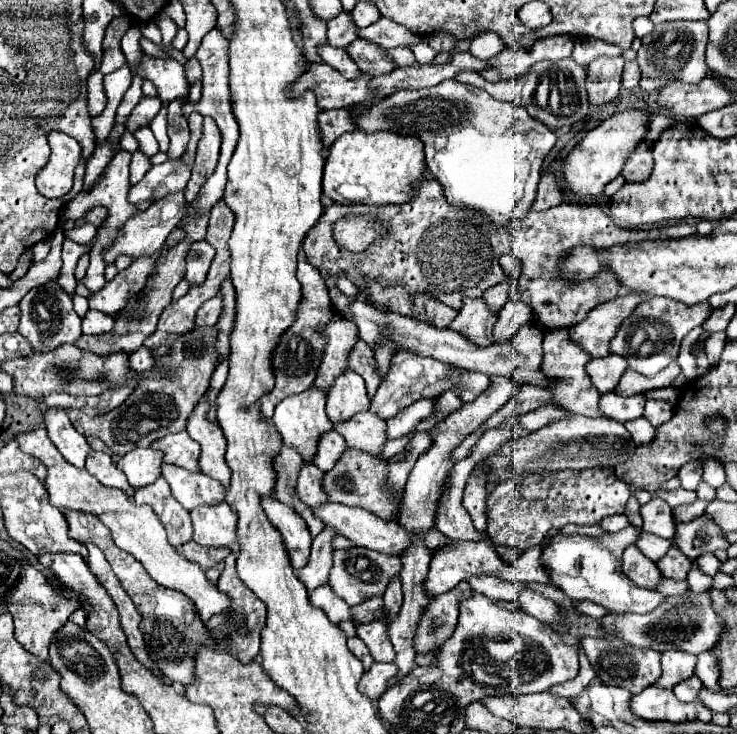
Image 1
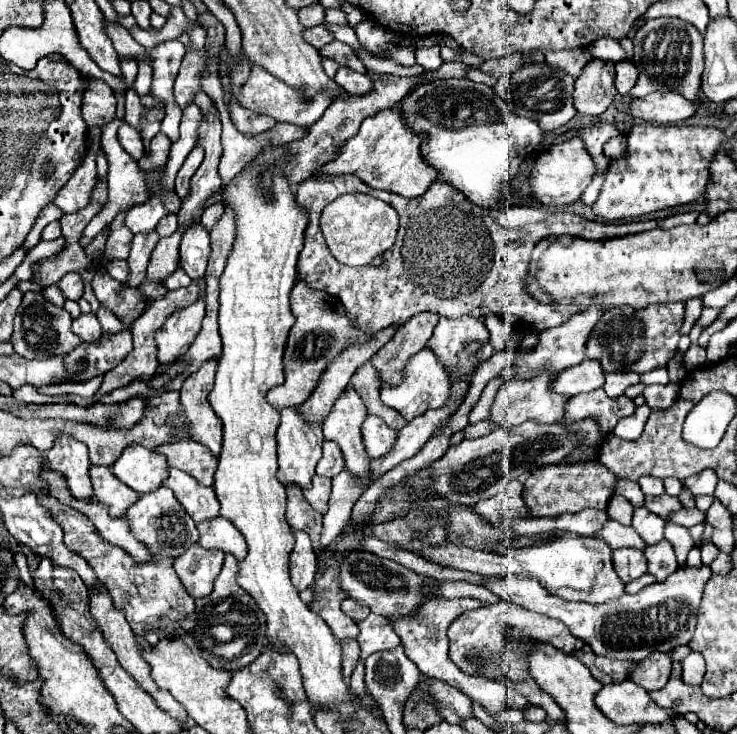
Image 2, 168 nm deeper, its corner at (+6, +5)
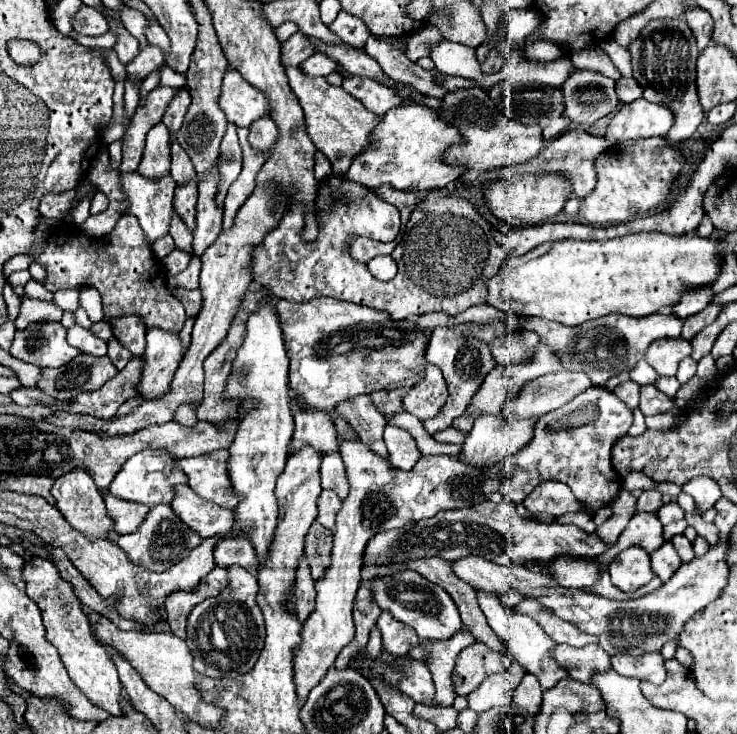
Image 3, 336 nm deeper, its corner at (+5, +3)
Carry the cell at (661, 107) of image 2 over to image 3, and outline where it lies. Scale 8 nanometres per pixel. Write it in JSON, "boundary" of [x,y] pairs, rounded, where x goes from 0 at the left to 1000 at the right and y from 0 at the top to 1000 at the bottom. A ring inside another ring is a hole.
{"boundary":[[[874,134],[847,142],[822,174],[822,191],[830,196],[847,193],[849,188],[904,185],[915,169],[915,153],[901,142],[885,142]]]}

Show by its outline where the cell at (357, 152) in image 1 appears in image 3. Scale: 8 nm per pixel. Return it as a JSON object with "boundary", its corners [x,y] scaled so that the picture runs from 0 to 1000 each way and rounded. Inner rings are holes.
{"boundary":[[[573,142],[540,144],[526,150],[516,161],[513,172],[502,183],[502,196],[491,207],[480,210],[469,243],[491,248],[505,259],[521,251],[537,259],[562,259],[562,262],[605,256],[611,248],[619,248],[630,234],[630,229],[624,226],[605,226],[600,221],[600,207],[616,193],[624,193],[624,183],[616,180],[613,172],[605,172],[600,163],[594,163],[586,147]]]}

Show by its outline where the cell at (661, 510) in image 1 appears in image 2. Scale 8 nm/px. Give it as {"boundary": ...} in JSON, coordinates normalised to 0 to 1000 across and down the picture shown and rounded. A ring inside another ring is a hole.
{"boundary":[[[862,692],[862,700],[859,700],[859,714],[856,714],[864,728],[875,736],[878,744],[883,741],[891,741],[900,736],[900,719],[902,719],[902,708],[894,706],[891,700],[881,698],[878,692]]]}

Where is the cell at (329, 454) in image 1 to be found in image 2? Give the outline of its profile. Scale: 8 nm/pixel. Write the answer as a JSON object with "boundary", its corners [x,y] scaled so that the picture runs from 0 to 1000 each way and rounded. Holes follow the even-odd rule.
{"boundary":[[[441,599],[438,602],[438,624],[430,632],[430,649],[441,649],[441,651],[452,651],[457,649],[457,643],[463,643],[468,638],[468,627],[463,621],[463,613],[457,605]]]}

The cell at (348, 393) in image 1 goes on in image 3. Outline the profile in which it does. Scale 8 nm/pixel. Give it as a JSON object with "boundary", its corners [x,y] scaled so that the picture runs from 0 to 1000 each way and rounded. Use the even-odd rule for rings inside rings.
{"boundary":[[[486,594],[464,597],[459,605],[459,616],[469,635],[475,670],[464,684],[461,698],[456,700],[456,725],[448,771],[440,777],[440,785],[429,790],[429,828],[410,853],[410,880],[404,880],[404,891],[399,891],[399,924],[410,956],[415,954],[418,943],[437,926],[437,921],[453,907],[459,888],[480,872],[478,823],[483,815],[483,804],[488,798],[491,760],[502,733],[507,733],[516,722],[545,719],[556,711],[583,706],[597,695],[646,689],[662,681],[668,670],[676,670],[684,657],[681,629],[659,638],[632,632],[621,621],[594,619],[573,621],[559,640],[543,643],[529,638],[524,627],[507,619],[502,608],[491,602]]]}

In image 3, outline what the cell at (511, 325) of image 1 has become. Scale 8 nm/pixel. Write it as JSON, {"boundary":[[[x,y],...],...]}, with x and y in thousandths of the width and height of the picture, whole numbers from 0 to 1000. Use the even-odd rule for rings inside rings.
{"boundary":[[[589,496],[575,499],[575,515],[567,526],[562,526],[545,545],[548,559],[562,564],[570,572],[589,569],[594,559],[602,553],[608,542],[608,531],[600,515],[600,507]]]}

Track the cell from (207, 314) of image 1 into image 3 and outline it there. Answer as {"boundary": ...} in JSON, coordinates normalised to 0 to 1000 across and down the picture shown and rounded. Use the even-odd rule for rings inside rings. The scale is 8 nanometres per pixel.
{"boundary":[[[220,447],[198,450],[198,504],[193,504],[193,526],[187,526],[190,537],[198,542],[209,542],[209,537],[220,537],[225,526],[231,526],[231,515],[250,488],[250,471],[239,452],[228,452]]]}

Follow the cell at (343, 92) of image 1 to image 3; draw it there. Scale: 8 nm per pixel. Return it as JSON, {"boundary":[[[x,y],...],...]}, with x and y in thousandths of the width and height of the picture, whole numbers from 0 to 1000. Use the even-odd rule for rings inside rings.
{"boundary":[[[307,95],[307,106],[301,112],[299,144],[307,161],[320,172],[339,172],[350,161],[366,155],[364,128],[336,114],[320,95]]]}

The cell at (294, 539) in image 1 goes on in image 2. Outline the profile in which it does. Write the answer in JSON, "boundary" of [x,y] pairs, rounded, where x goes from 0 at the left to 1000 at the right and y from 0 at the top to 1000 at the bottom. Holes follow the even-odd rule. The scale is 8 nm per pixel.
{"boundary":[[[398,725],[400,728],[400,747],[395,752],[395,793],[403,801],[403,807],[414,807],[425,793],[430,782],[430,755],[425,752],[419,730],[414,725]]]}

